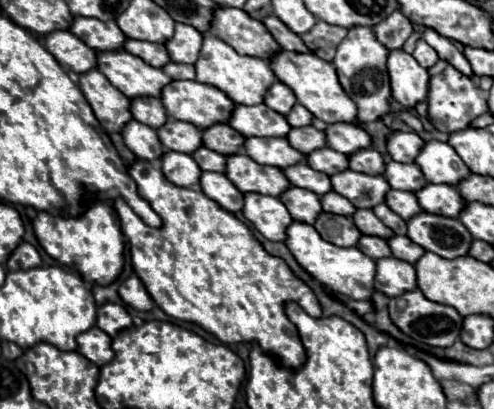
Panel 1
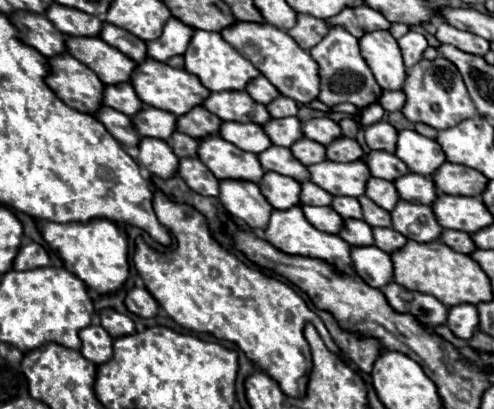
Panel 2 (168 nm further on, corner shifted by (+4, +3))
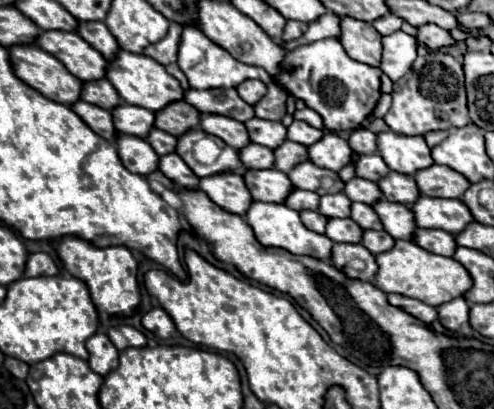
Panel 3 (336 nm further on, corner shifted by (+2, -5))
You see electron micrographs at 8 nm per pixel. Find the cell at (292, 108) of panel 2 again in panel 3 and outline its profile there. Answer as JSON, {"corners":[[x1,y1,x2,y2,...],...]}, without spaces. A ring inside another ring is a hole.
{"corners":[[276,82,268,86,268,94,254,106,258,118,280,122,286,116,286,90,280,88]]}

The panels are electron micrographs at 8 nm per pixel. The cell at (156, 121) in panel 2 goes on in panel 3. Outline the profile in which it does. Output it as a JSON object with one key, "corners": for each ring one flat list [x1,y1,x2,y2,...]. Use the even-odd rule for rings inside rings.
{"corners":[[120,104,116,110,112,110,112,116,114,116,114,126,118,132,138,136,138,138,148,138,148,134,154,130,156,114,146,108]]}

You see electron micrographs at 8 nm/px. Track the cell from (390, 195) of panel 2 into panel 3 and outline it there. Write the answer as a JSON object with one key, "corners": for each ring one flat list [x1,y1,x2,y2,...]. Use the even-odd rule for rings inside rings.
{"corners":[[354,176,350,182,346,182,344,192,352,202,364,202,368,206,374,206,376,202,382,200,382,190,378,188,378,184,358,178,358,176]]}

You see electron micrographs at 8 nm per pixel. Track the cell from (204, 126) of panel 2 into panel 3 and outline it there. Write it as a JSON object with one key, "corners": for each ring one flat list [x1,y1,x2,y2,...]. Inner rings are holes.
{"corners":[[180,100,178,104,170,104,170,108,164,108,162,112,156,112,156,128,176,138,198,126,200,126,200,112,184,100]]}

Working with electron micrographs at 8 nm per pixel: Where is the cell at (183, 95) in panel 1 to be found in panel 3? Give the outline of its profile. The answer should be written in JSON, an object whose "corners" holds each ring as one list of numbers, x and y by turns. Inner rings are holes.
{"corners":[[120,50,116,60,112,60,108,64,106,78,114,84,114,88,118,90,118,94,124,102,152,110,152,112,158,112,172,102,184,100,184,92,186,92,180,86,180,82,166,72,166,68,162,64,158,64,156,60,150,60,144,54,132,54,132,52,126,52,126,50]]}

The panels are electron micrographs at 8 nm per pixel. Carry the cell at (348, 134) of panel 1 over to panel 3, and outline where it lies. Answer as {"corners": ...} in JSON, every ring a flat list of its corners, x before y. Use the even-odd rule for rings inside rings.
{"corners":[[294,120,292,126,288,126,288,140,298,142,298,144,302,144,302,146,312,146,312,144,318,142,322,136,324,136,322,130,312,128,310,124,300,122,300,120]]}

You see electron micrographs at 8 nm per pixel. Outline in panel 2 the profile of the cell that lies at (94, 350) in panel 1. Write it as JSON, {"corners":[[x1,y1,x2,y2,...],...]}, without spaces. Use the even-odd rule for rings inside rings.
{"corners":[[86,326,80,332,82,338,82,356,88,358,94,364,104,364,112,358,112,344,114,340,108,336,108,332,104,332,102,326]]}

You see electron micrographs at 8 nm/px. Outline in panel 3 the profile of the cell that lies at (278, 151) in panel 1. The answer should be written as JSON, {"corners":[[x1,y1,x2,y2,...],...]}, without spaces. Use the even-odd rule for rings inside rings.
{"corners":[[202,114,200,120,200,128,206,134,214,134,218,138,222,138,228,146,240,150,244,146,250,144,250,136,248,130,242,122,238,120,230,120,226,116,210,116,210,114]]}

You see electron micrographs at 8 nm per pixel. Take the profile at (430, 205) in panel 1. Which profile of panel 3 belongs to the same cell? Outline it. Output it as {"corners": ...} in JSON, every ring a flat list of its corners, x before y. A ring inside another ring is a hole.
{"corners":[[390,172,378,182,378,186,388,202,400,202,400,204,412,206,420,198,420,190,414,178,402,176,400,172]]}

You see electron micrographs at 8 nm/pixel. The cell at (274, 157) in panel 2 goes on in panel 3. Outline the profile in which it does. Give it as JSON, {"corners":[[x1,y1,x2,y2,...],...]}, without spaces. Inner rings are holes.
{"corners":[[248,144,246,148,238,150,240,160,246,168,252,170,266,170,266,168,274,168,274,152,266,146,260,144]]}

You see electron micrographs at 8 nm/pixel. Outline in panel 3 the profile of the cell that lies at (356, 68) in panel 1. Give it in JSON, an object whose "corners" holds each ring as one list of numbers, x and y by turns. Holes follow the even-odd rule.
{"corners":[[324,38,306,46,298,46,286,56,290,56,290,64,294,64,298,72,294,72,294,76,282,76,278,84,288,94,304,100,308,108,316,110,324,118,324,126,328,130,354,130,374,112,380,98,382,72,352,60,340,40]]}

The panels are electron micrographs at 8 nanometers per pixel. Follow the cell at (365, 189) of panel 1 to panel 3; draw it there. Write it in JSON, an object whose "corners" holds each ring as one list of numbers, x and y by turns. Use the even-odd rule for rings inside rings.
{"corners":[[302,162,296,168,288,172,288,178,292,180,294,188,310,190,320,196,324,194,338,194,344,192,344,182,340,180,338,172,318,168,314,162]]}

